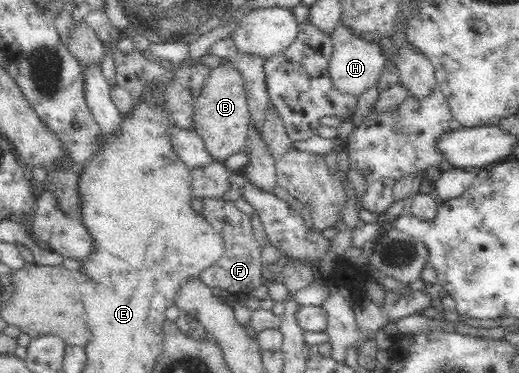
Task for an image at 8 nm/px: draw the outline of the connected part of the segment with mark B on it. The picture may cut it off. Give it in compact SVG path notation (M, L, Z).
M229 60L210 69L204 77L200 92L193 100L191 117L191 124L201 136L204 147L213 160L224 162L230 156L244 150L250 113L242 77Z

